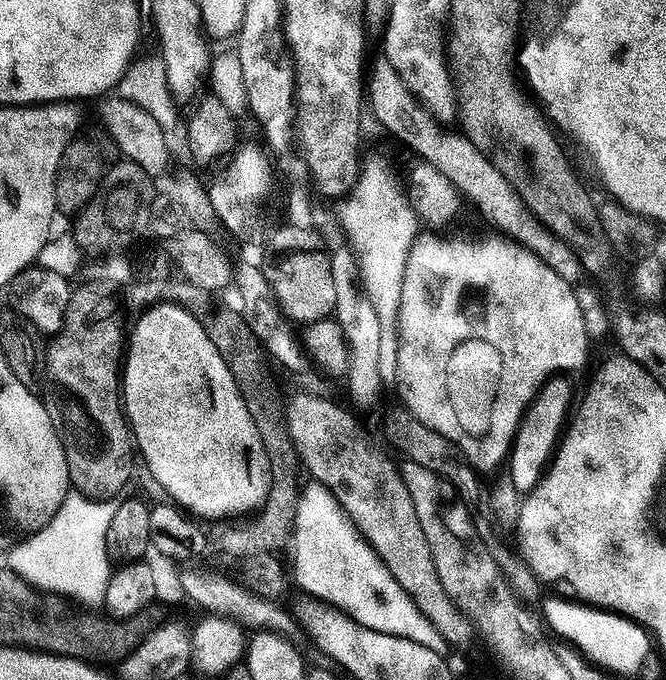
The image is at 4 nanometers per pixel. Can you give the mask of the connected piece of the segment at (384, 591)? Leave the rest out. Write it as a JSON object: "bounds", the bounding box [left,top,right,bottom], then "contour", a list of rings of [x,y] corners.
{"bounds":[291,482,446,653],"contour":[[[308,482],[301,487],[298,510],[294,514],[291,548],[292,568],[296,571],[297,582],[308,591],[305,593],[324,601],[325,604],[331,604],[334,608],[339,608],[349,618],[358,621],[359,624],[370,630],[378,630],[382,634],[413,640],[438,653],[445,651],[446,645],[442,634],[434,630],[434,626],[420,613],[418,606],[414,606],[406,590],[398,586],[398,582],[392,577],[380,555],[364,539],[356,521],[345,512],[343,505],[336,500],[335,494],[324,484]]]}

